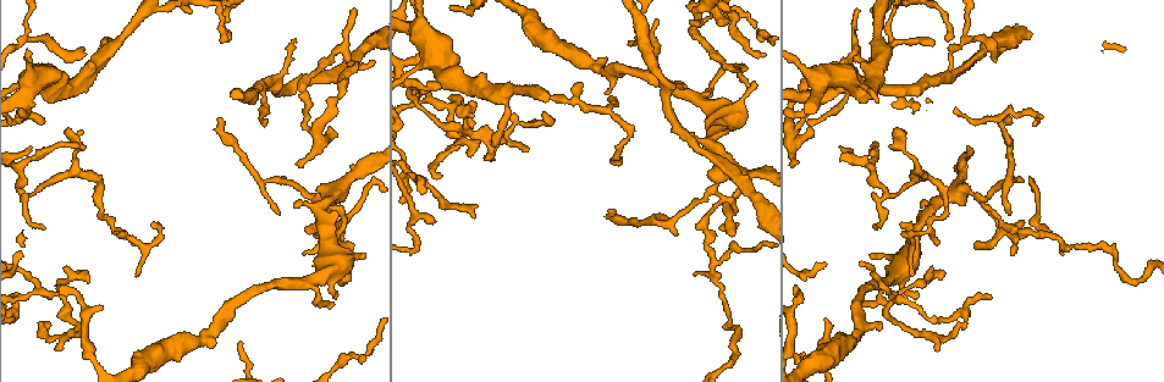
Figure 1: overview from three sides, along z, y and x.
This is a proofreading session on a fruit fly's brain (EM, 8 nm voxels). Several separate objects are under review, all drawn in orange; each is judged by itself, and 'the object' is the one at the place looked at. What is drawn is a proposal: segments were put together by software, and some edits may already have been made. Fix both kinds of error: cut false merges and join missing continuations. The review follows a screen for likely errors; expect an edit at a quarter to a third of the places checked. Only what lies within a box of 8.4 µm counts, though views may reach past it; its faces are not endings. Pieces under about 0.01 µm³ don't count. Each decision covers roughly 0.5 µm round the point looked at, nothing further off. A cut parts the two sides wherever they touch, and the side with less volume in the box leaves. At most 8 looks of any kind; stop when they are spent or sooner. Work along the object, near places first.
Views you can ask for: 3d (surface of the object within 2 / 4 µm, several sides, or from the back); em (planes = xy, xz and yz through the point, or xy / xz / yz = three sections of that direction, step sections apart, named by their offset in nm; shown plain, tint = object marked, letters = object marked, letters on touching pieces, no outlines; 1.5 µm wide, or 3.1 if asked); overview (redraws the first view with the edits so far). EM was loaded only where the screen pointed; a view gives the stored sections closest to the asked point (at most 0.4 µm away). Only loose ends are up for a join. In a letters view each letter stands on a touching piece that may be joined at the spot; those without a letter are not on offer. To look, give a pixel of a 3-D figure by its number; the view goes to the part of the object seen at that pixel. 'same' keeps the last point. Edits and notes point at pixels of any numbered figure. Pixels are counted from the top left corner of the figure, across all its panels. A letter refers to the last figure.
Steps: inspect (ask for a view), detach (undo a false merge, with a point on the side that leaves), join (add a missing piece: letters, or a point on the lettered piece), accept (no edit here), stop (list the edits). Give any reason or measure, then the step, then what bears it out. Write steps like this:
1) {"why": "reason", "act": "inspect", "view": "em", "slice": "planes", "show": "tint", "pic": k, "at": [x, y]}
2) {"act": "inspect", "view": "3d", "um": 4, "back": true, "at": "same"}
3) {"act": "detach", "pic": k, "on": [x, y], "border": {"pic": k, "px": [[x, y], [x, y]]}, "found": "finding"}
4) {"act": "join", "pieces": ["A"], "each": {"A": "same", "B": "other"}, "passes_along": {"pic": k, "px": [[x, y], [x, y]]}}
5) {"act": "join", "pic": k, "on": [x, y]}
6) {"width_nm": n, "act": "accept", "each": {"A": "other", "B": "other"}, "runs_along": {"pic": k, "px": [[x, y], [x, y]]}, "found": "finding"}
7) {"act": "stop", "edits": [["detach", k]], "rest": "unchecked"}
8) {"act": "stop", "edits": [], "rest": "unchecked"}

{"why": "an open end", "act": "inspect", "view": "3d", "um": 2, "pic": 1, "at": [937, 245]}

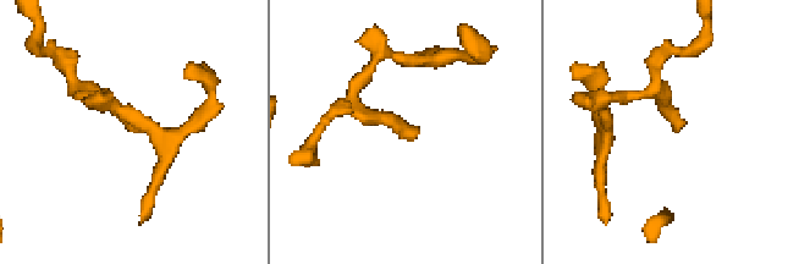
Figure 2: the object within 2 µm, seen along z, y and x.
{"act": "inspect", "view": "em", "slice": "xy", "step": 8, "show": "tint", "pic": 2, "at": [415, 129]}

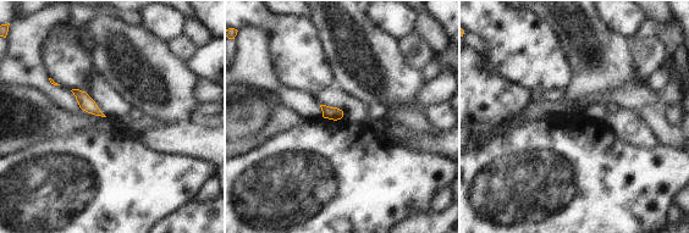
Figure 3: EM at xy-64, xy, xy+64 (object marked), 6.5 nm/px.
{"why": "what lies round it", "act": "inspect", "view": "em", "slice": "xy", "step": 8, "show": "letters", "at": "same"}

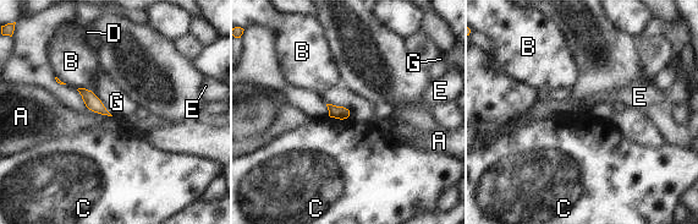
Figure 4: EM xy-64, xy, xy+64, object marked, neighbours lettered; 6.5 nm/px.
{"width_nm": 100, "act": "accept", "each": {"A": "other", "B": "other", "C": "other", "D": "other", "E": "other", "G": "other"}, "border": {"pic": 4, "px": [[87, 108], [111, 116]]}, "found": "no lettered piece goes on from it"}

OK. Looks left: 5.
{"why": "branch stops here", "act": "inspect", "view": "3d", "um": 2, "pic": 1, "at": [656, 20]}

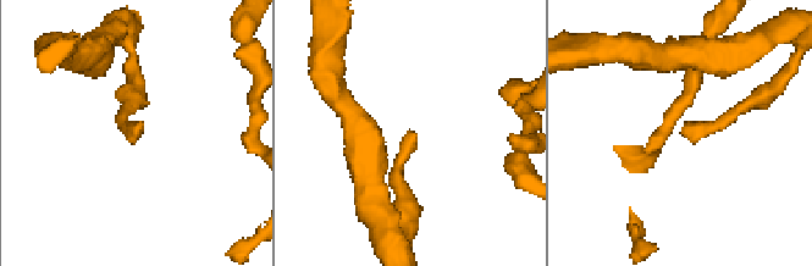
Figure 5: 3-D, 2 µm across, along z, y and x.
{"act": "inspect", "view": "em", "slice": "planes", "show": "tint", "pic": 5, "at": [137, 122]}

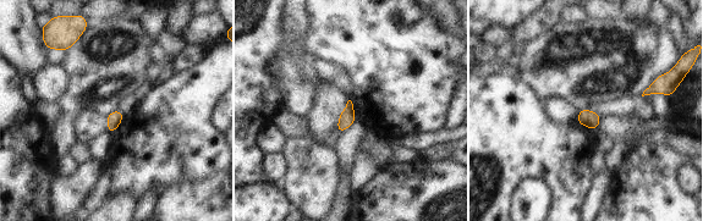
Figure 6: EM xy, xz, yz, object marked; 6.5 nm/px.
{"act": "inspect", "view": "em", "slice": "planes", "show": "letters", "at": "same"}

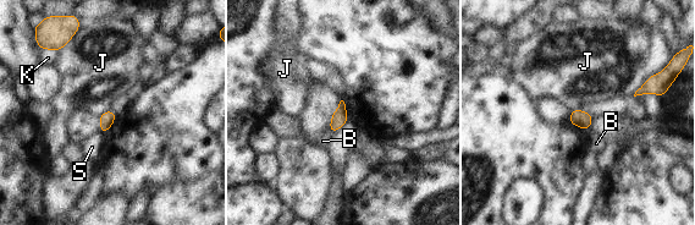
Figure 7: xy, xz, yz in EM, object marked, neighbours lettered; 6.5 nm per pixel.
{"width_nm": 90, "act": "accept", "each": {"B": "other", "J": "other", "K": "other", "S": "other"}, "border": {"pic": 7, "px": [[655, 73], [633, 95]]}, "found": "no lettered piece goes on from it"}

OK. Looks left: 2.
{"why": "tapers out", "act": "inspect", "view": "3d", "um": 4, "pic": 1, "at": [687, 88]}

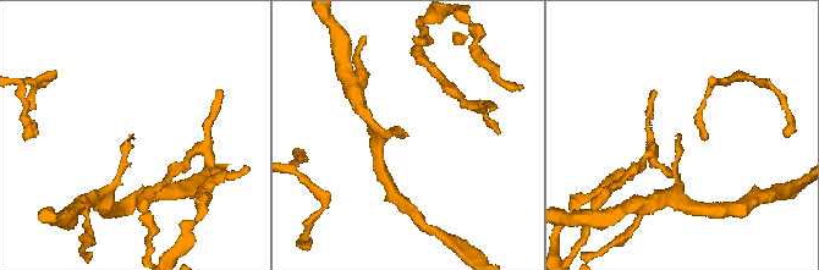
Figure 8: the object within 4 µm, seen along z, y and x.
{"act": "inspect", "view": "em", "slice": "planes", "show": "letters", "pic": 8, "at": [678, 135]}

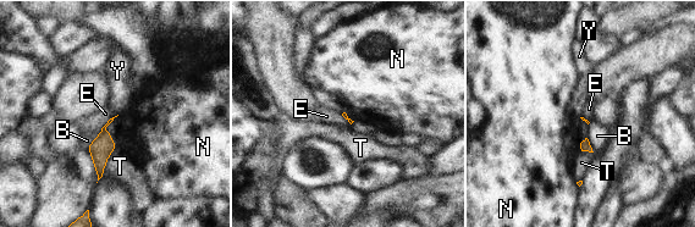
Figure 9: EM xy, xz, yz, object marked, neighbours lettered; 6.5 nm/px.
{"longest_contact_nm": ["T", 180], "act": "accept", "each": {"B": "other", "E": "other", "N": "other", "T": "other", "Y": "other"}, "border": {"pic": 9, "px": [[115, 115], [98, 134]]}, "found": "no lettered piece goes on from it"}

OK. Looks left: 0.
{"act": "stop", "edits": [], "rest": "unchecked"}

